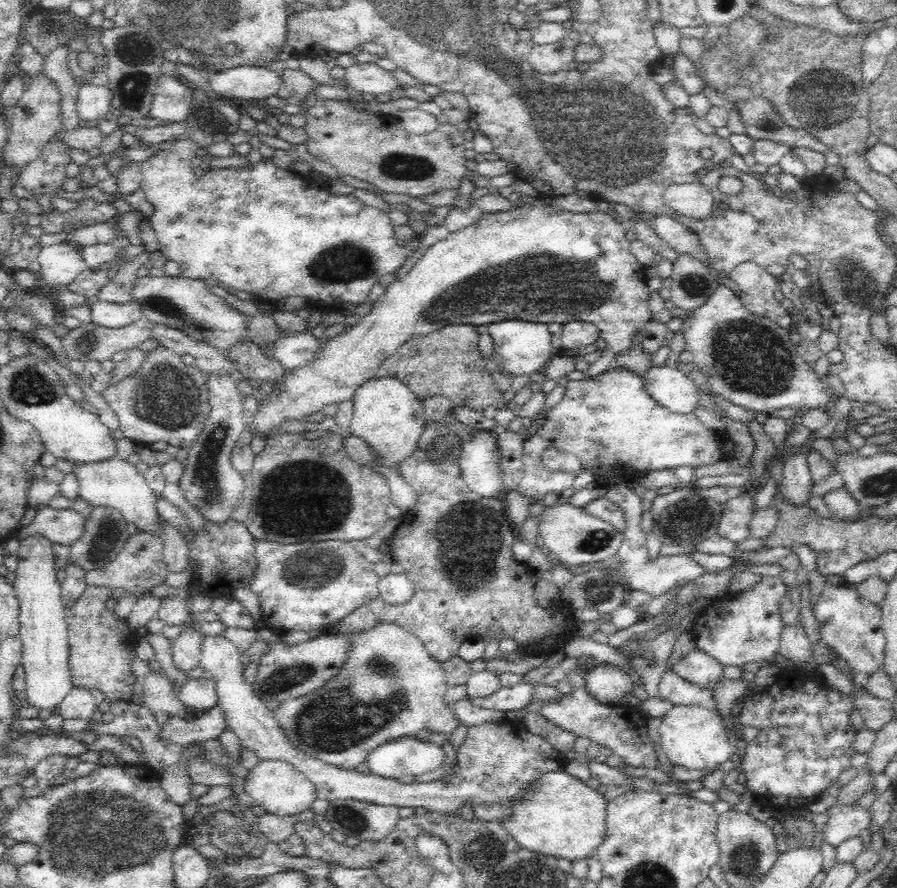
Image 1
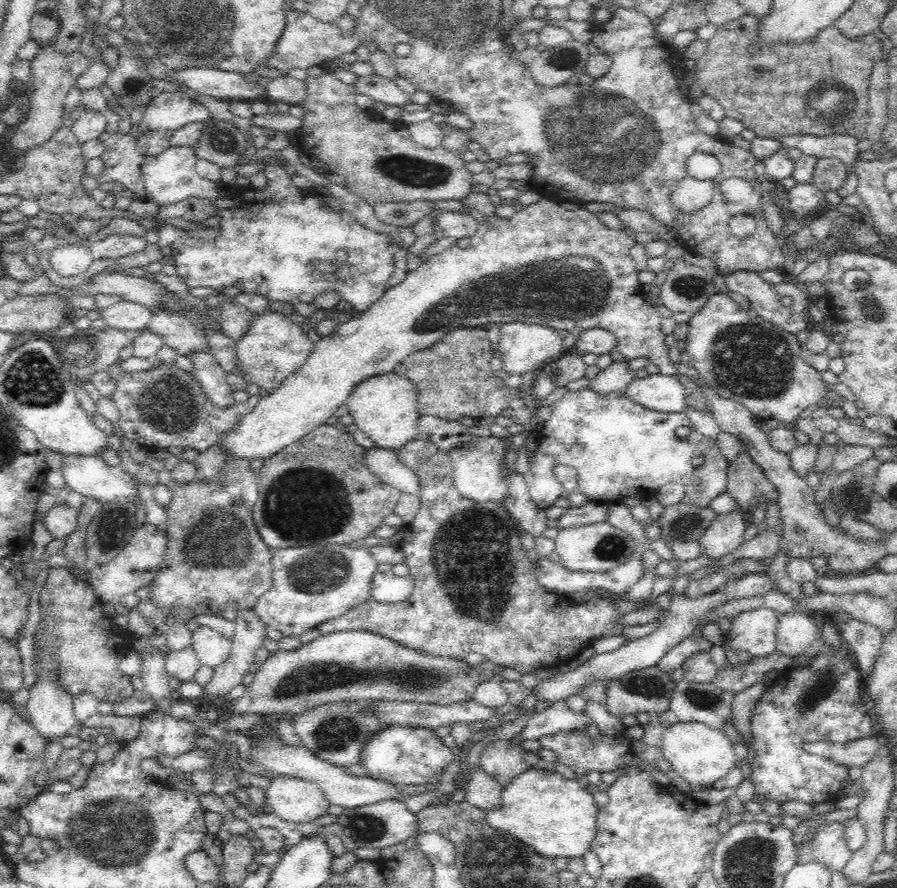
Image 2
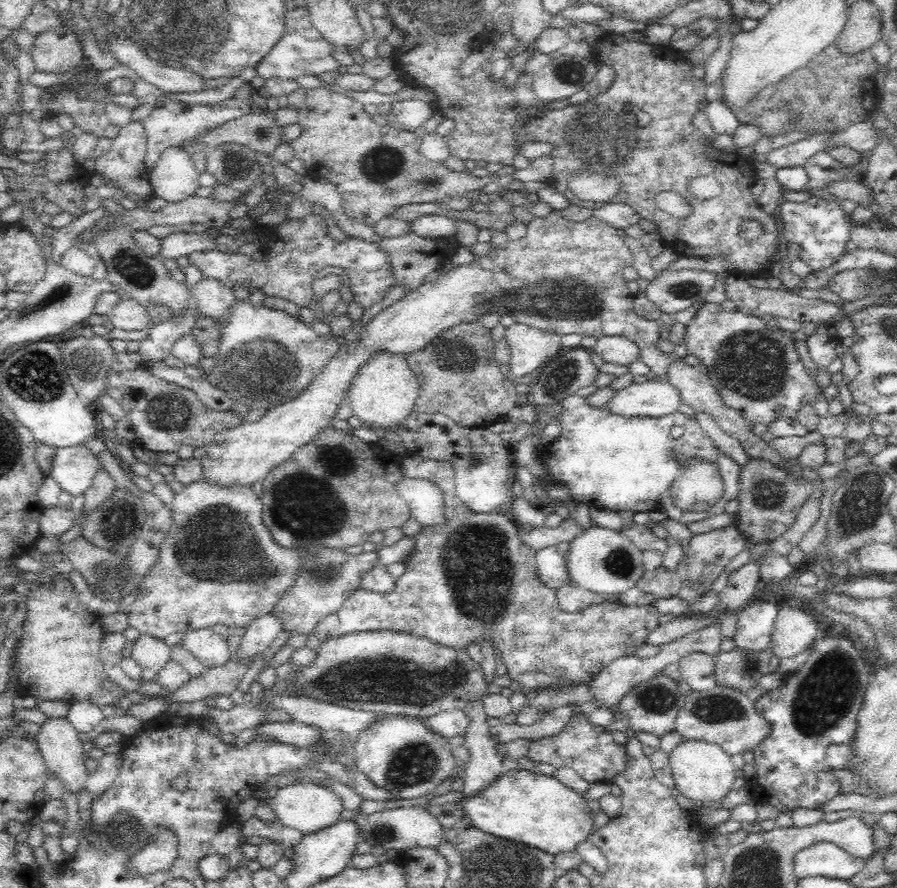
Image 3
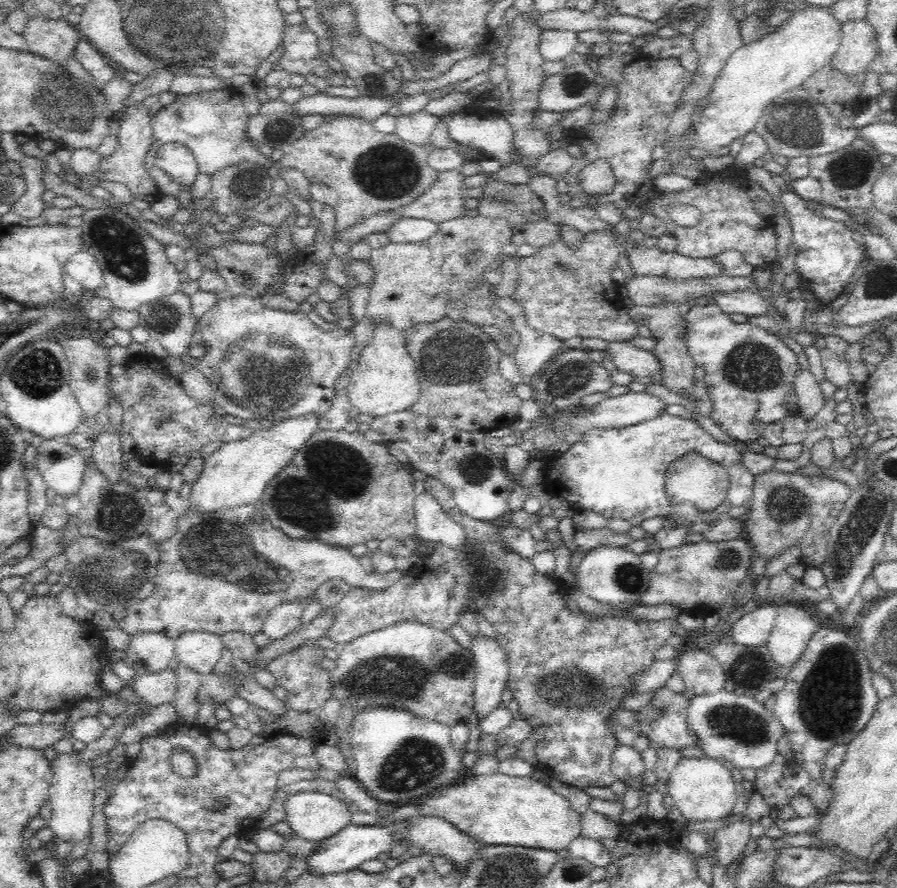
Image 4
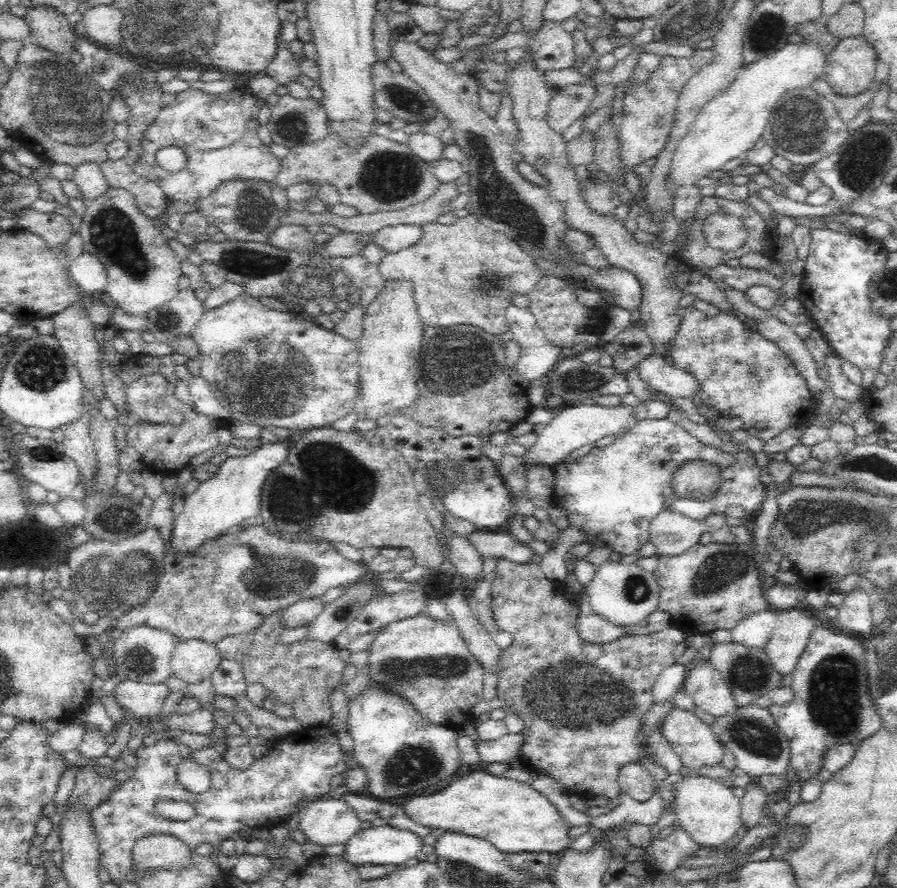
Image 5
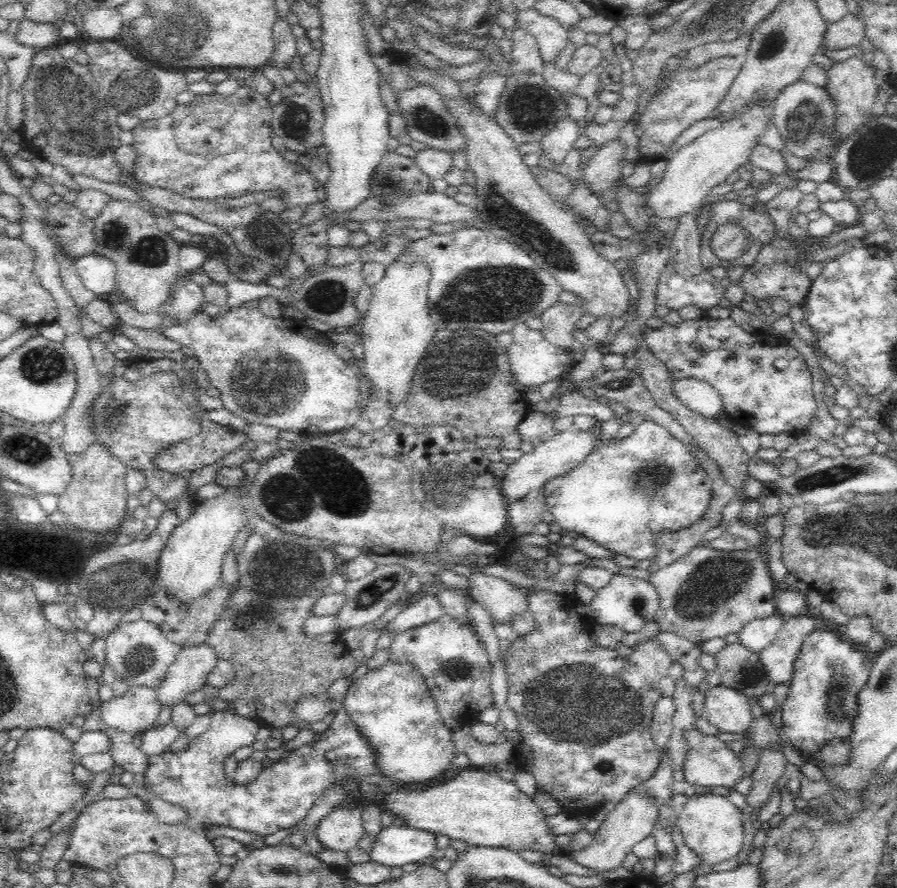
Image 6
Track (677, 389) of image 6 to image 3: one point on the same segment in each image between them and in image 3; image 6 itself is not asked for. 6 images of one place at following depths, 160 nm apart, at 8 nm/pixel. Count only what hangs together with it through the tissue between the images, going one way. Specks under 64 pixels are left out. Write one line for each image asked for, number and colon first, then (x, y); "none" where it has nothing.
3: (618, 350)
4: (639, 363)
5: (655, 370)

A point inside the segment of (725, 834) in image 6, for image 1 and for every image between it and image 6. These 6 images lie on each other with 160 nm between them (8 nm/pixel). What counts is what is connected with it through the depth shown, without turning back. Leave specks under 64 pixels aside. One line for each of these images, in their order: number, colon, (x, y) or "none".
1: (694, 738)
2: (701, 756)
3: (702, 772)
4: (702, 790)
5: (710, 813)

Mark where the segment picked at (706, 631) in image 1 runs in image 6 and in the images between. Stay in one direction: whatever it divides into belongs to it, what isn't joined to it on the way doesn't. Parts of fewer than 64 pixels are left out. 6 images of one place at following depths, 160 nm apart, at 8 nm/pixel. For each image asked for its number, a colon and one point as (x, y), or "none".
2: (754, 632)
3: (755, 626)
4: (753, 629)
5: (755, 632)
6: (757, 636)

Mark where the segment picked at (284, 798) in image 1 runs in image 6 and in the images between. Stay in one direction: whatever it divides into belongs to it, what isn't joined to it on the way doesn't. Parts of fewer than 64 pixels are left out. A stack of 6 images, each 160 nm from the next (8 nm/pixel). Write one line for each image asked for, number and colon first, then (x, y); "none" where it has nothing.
2: (293, 800)
3: (306, 807)
4: (314, 816)
5: (331, 822)
6: (342, 830)

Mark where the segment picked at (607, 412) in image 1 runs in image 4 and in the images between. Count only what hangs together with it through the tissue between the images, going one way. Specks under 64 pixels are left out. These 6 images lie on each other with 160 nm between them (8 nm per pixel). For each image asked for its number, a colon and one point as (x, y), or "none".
2: (619, 450)
3: (628, 464)
4: (619, 473)

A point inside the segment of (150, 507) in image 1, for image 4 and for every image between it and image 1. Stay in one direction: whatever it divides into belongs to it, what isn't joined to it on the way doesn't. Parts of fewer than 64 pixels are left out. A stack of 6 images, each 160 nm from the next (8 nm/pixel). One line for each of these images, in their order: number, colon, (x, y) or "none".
2: (88, 475)
3: (73, 468)
4: (61, 466)

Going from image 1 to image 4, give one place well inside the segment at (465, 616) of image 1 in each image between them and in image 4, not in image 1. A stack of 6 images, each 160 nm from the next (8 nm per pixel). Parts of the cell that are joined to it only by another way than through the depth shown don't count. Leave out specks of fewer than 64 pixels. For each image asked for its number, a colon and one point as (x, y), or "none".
2: (475, 589)
3: (472, 578)
4: (570, 678)

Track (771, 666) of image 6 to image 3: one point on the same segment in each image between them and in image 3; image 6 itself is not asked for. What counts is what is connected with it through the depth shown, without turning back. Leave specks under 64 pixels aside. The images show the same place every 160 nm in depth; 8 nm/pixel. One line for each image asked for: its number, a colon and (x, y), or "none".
3: (794, 631)
4: (793, 629)
5: (793, 629)

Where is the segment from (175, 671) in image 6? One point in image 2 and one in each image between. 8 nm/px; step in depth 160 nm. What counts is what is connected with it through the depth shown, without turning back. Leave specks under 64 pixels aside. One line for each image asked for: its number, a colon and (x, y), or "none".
2: (211, 648)
3: (209, 648)
4: (200, 652)
5: (193, 661)

